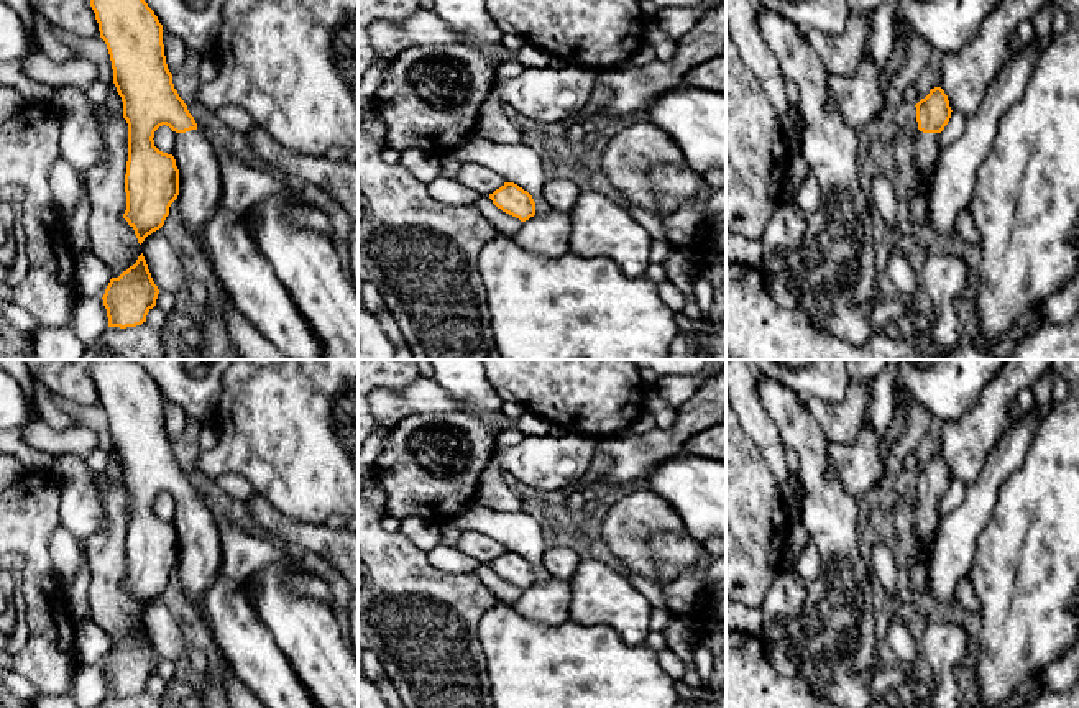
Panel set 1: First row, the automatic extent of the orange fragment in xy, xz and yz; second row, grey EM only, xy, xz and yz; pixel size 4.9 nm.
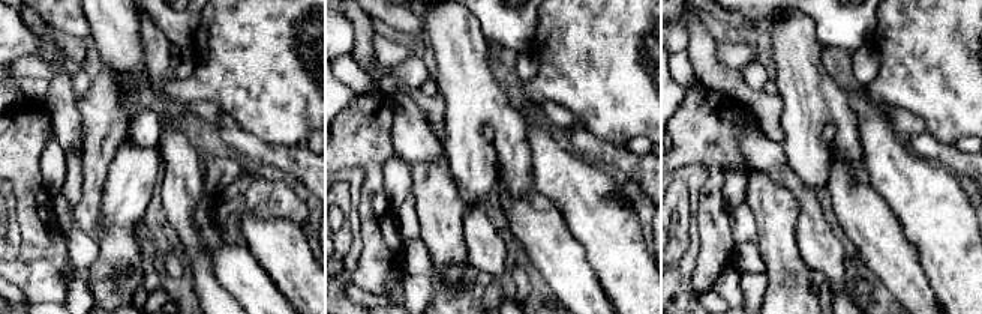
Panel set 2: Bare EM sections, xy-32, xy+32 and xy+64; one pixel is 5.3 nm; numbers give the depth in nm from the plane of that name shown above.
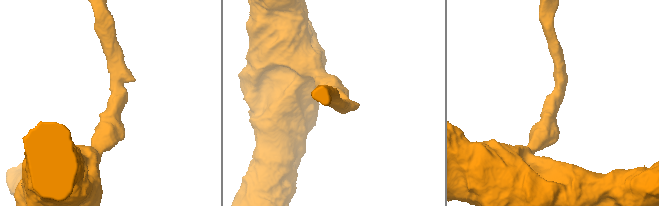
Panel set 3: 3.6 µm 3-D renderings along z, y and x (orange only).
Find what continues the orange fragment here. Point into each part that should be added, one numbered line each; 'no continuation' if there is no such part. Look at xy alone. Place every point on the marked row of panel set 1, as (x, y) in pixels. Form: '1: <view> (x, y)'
1: xy (199, 197)

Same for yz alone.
1: yz (927, 150)

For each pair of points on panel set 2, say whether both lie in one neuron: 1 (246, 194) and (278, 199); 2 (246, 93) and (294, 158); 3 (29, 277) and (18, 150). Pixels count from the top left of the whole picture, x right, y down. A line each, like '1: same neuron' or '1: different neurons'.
1: same neuron
2: different neurons
3: same neuron

